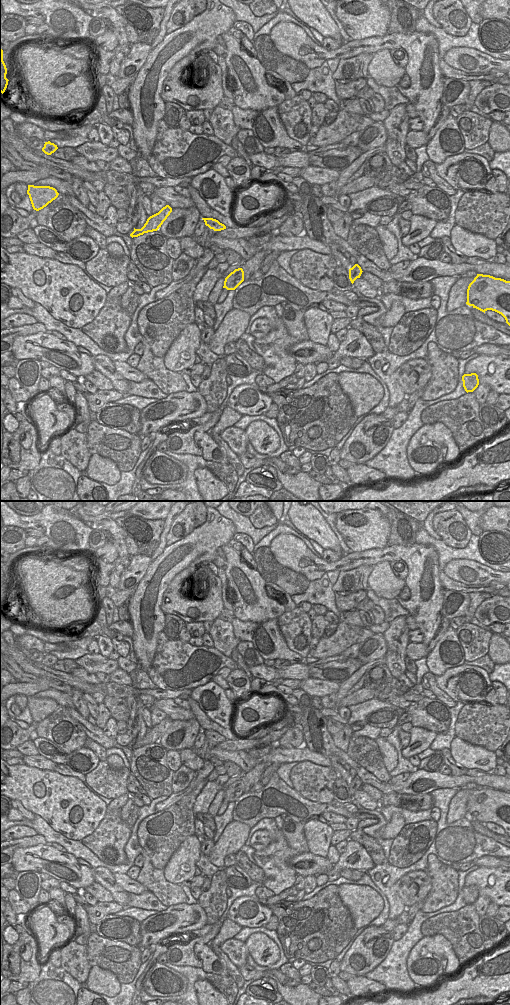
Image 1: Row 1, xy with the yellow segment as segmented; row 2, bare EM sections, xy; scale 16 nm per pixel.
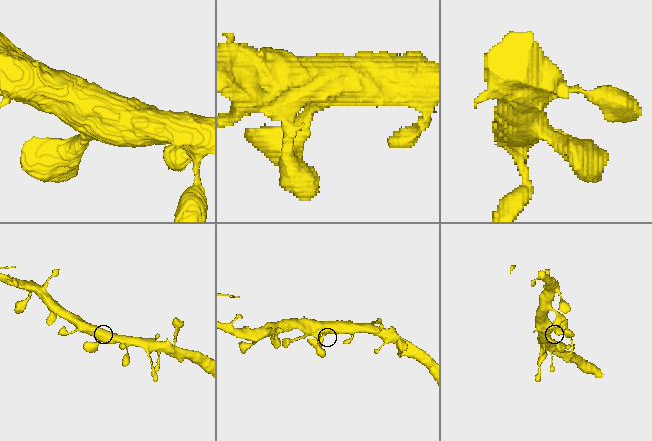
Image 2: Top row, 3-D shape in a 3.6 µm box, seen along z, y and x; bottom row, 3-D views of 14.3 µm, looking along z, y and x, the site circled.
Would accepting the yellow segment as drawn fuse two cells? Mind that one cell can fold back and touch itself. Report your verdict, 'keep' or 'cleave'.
keep

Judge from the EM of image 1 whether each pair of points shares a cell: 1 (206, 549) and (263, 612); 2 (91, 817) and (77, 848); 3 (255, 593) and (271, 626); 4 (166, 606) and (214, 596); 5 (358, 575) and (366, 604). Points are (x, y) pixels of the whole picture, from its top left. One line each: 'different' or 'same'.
1: different
2: different
3: different
4: same
5: different

